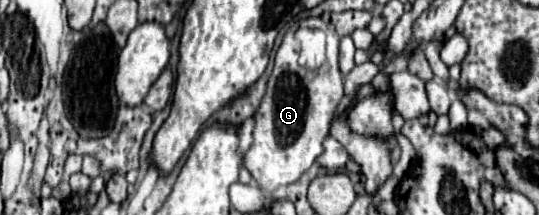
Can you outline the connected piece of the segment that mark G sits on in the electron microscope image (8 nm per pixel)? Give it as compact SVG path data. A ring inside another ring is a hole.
M320 17L298 21L288 29L282 45L278 47L266 93L258 111L254 113L254 143L244 157L244 167L266 193L272 193L280 185L298 181L300 175L310 169L310 165L322 153L322 141L330 131L330 123L342 97L344 79L338 69L338 37ZM298 27L320 27L328 33L328 61L318 71L308 73L306 69L298 69L298 43L294 37Z

